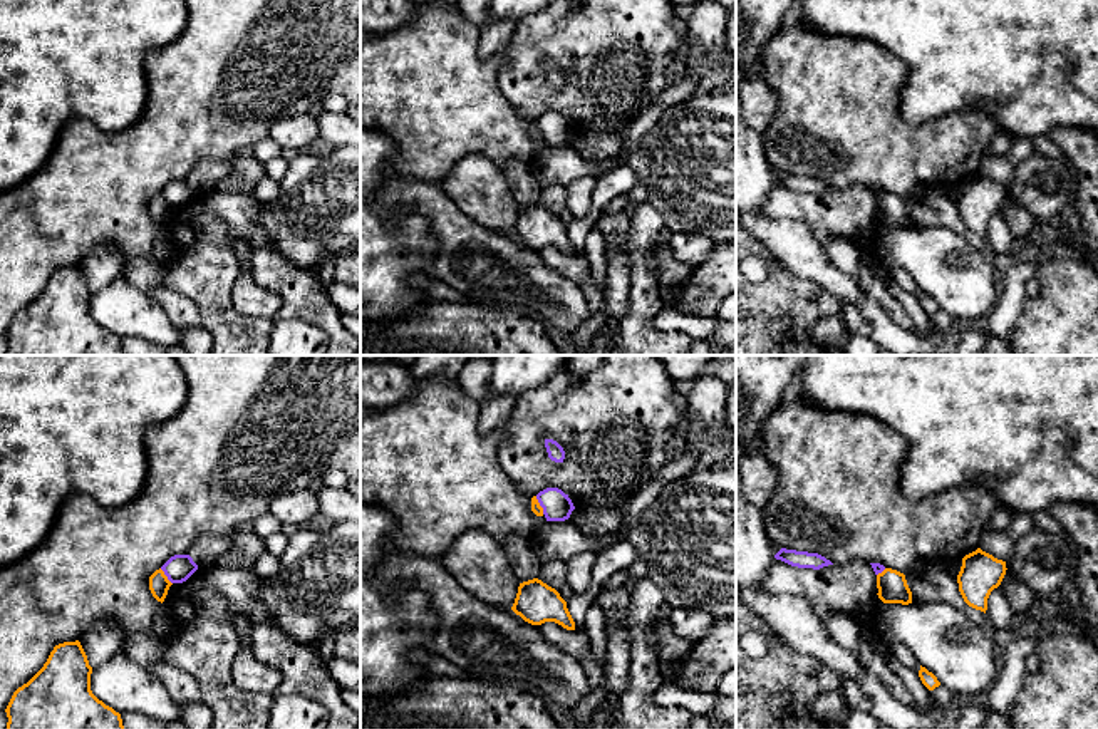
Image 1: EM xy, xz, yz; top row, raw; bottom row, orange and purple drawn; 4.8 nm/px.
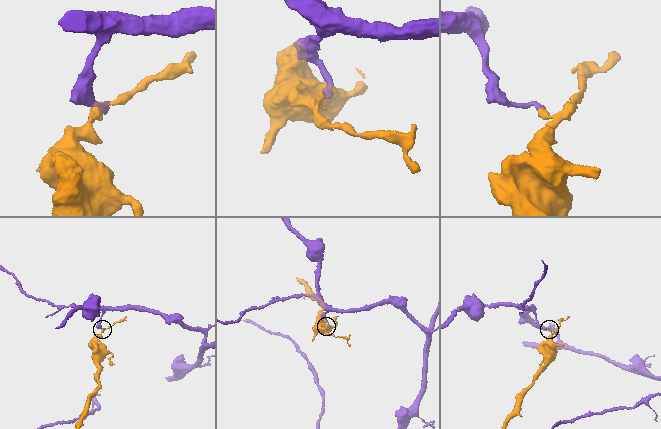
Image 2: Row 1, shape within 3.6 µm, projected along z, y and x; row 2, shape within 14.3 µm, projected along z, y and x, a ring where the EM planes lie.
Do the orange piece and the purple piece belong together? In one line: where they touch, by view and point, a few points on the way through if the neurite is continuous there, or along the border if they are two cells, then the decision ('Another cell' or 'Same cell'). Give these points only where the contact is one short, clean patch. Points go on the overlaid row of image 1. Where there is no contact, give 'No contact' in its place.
Touches orange at xy (166, 577). Boundary: xy (160, 568), (171, 584). Another cell

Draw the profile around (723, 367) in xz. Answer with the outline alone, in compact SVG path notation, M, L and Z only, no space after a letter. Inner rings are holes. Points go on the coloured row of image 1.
M716 355L709 372L736 392L736 355Z

